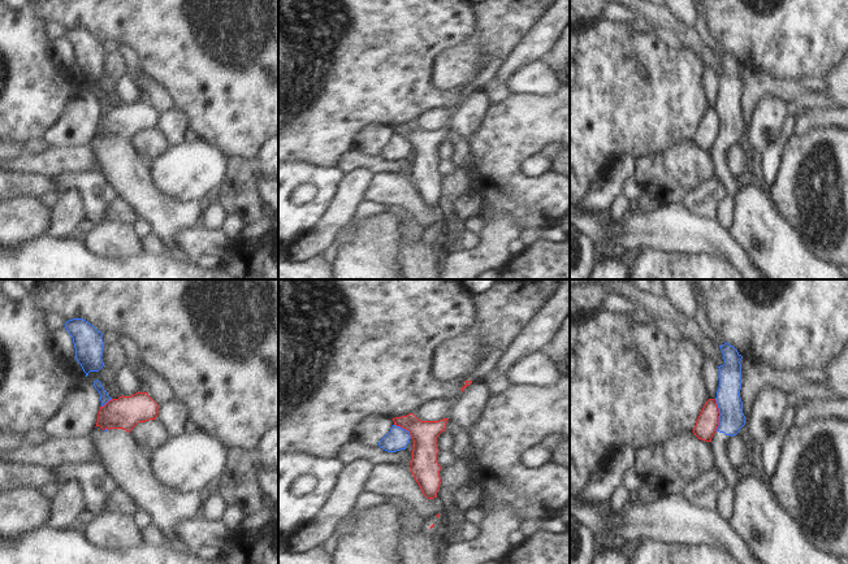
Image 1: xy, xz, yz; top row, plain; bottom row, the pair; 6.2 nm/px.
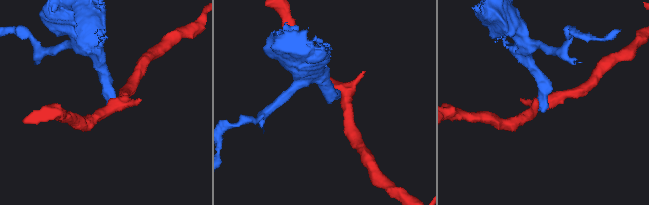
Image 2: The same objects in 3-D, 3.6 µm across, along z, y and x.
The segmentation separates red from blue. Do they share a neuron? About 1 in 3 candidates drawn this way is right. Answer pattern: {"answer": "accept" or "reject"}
{"answer": "reject"}

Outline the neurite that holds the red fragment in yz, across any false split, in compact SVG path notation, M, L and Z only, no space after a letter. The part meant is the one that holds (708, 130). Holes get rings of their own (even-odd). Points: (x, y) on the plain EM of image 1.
M709 108L704 114L693 136L693 142L698 148L711 151L713 144L719 135L719 117L715 108Z

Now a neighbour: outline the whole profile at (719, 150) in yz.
M730 52L719 55L724 73L719 77L719 96L717 113L719 117L719 135L711 147L714 177L726 187L730 196L736 196L740 188L739 178L735 178L727 165L727 152L745 134L743 122L741 99L741 68L743 65Z

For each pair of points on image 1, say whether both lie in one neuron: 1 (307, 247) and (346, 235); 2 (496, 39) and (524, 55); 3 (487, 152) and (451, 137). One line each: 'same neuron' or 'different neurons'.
1: different neurons
2: different neurons
3: different neurons

